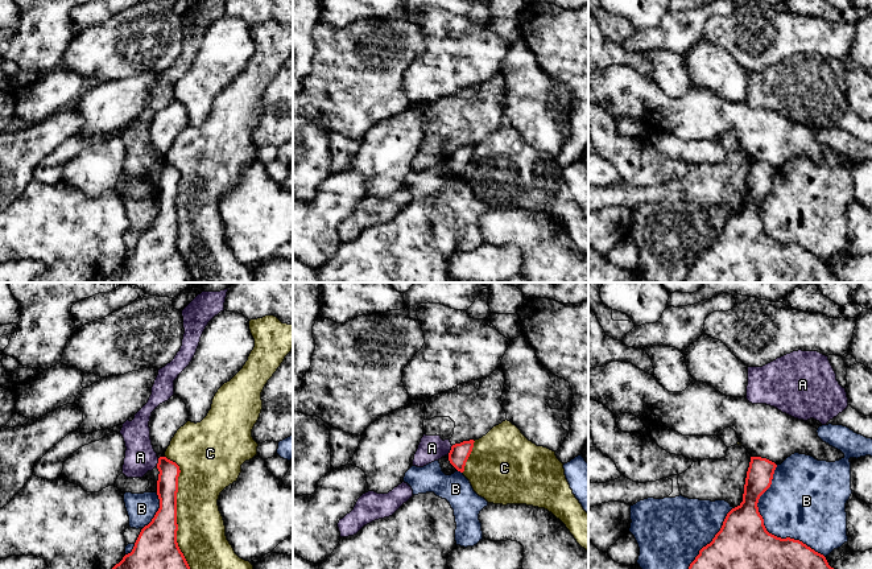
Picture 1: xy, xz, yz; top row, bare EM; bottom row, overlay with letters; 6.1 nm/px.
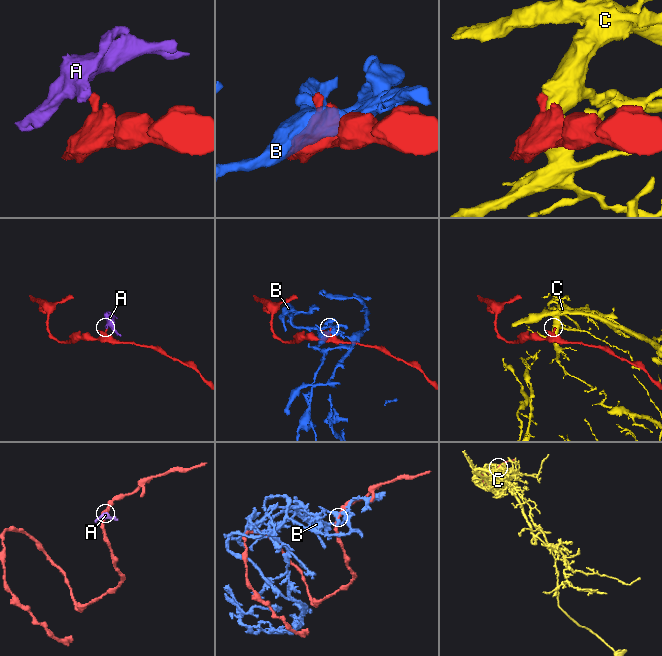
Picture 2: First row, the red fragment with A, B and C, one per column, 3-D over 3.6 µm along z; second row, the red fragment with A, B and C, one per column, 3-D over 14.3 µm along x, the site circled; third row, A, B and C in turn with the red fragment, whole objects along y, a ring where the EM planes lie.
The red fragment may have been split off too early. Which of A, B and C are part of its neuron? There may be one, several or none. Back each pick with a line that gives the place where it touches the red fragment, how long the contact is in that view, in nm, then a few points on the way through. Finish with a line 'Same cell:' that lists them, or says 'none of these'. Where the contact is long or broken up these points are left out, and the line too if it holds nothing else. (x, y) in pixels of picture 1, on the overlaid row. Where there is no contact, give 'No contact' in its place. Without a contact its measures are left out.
Same cell: none of these

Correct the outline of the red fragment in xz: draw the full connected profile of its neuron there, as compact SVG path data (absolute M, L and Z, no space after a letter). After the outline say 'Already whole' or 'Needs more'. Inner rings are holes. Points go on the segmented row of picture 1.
M470 440L451 446L449 461L460 473L464 471L464 466L472 452L474 442L474 440Z. Already whole

